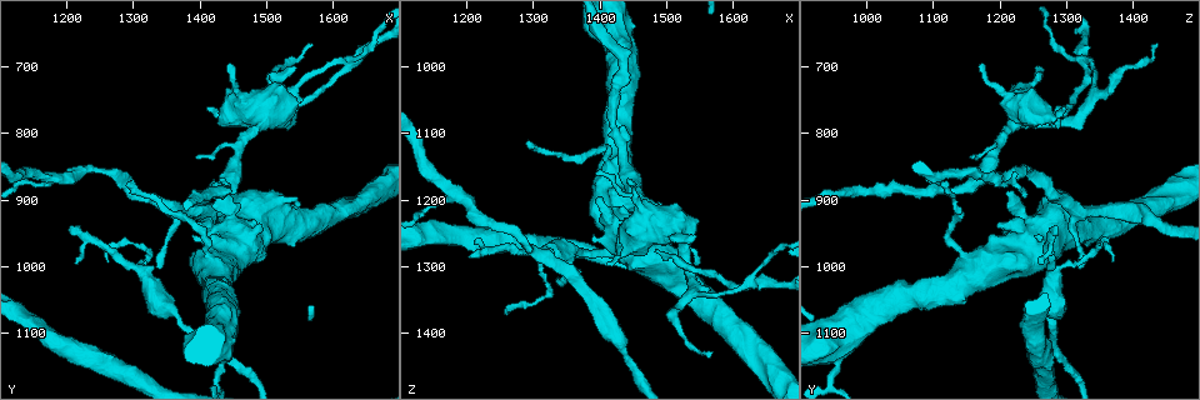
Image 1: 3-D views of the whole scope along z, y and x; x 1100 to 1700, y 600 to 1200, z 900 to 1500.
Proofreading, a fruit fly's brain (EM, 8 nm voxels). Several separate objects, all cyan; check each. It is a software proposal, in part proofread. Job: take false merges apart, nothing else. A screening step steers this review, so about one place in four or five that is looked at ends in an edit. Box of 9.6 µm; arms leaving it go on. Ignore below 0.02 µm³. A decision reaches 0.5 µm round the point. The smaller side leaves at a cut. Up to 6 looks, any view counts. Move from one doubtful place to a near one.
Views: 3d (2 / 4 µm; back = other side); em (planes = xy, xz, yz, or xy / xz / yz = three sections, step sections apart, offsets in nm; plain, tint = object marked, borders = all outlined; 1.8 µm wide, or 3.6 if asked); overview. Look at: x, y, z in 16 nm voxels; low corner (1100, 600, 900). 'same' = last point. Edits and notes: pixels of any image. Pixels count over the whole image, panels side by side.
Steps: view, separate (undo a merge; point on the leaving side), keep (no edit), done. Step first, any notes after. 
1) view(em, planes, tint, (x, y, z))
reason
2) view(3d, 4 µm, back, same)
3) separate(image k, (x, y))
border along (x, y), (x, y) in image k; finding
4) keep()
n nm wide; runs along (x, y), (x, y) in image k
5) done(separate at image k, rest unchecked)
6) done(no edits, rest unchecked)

view(em, xy, step 8, tint, (1310, 1005, 1285))
arms part here

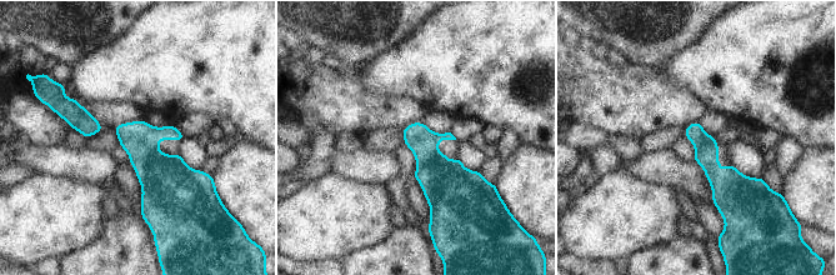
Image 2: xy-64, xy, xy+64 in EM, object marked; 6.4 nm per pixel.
view(em, planes, tint, same)
another direction

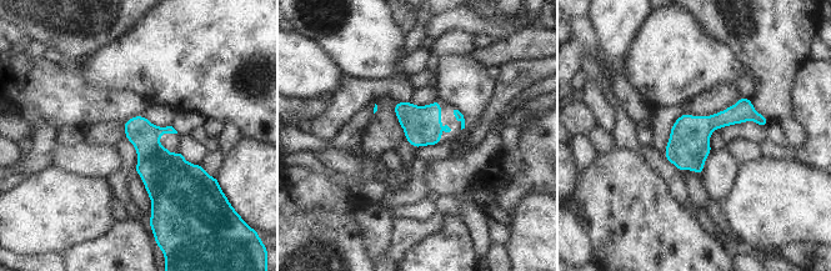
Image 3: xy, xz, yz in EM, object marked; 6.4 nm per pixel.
keep()
190 nm wide; one cell here

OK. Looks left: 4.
view(em, 3.6 µm, planes, tint, (1495, 780, 1225))
thick turns thin

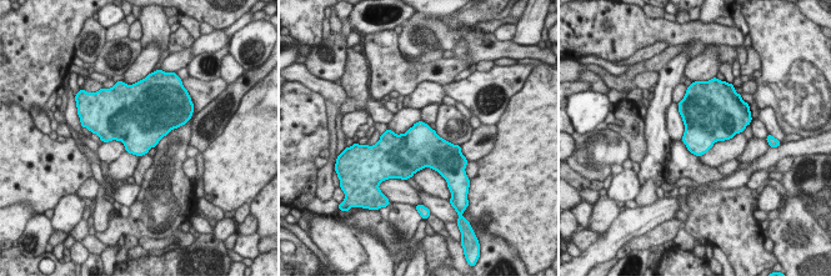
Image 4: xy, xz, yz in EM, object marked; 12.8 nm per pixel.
keep()
480 nm wide; continuous, no second cell

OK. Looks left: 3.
view(em, planes, tint, (1630, 695, 1325))

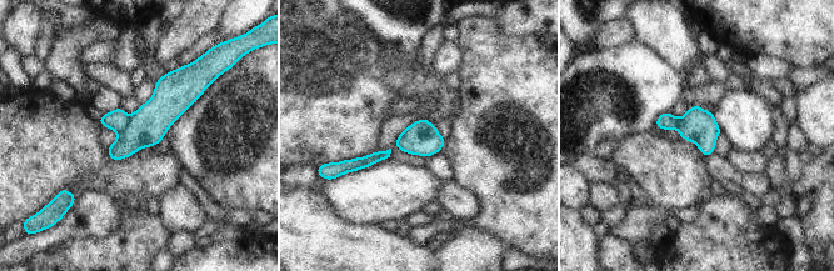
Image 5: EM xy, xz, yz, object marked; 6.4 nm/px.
separate(image 5, (149, 124))
border along (131, 115), (126, 125), (118, 134) in image 5; two cells meet here

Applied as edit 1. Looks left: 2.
done(separate at image 5, rest unchecked)

